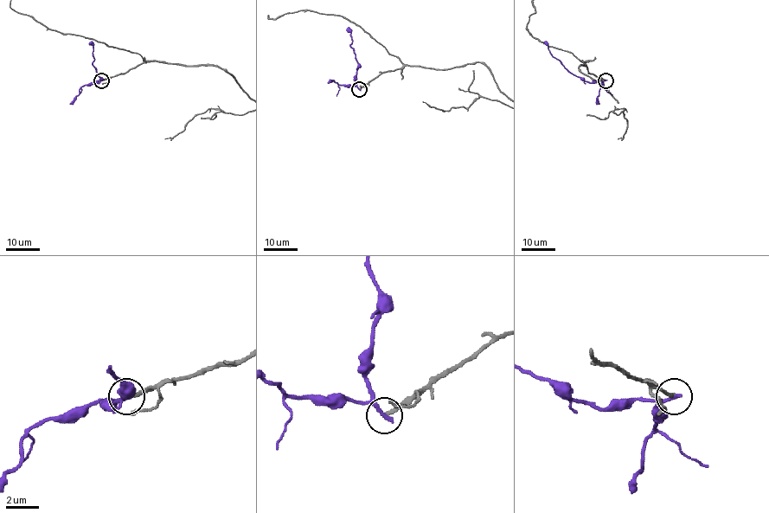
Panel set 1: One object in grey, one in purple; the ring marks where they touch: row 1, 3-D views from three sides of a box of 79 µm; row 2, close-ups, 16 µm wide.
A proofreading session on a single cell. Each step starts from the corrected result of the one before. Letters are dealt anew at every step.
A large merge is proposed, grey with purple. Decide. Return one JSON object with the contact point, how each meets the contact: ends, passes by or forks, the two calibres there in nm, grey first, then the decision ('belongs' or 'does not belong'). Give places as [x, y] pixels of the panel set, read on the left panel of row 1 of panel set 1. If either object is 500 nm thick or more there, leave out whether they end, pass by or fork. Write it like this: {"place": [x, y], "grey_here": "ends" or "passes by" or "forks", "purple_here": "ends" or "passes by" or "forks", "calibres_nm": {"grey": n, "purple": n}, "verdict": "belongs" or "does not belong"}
{"place": [101, 80], "grey_here": "ends", "purple_here": "ends", "calibres_nm": {"grey": 240, "purple": 280}, "verdict": "does not belong"}

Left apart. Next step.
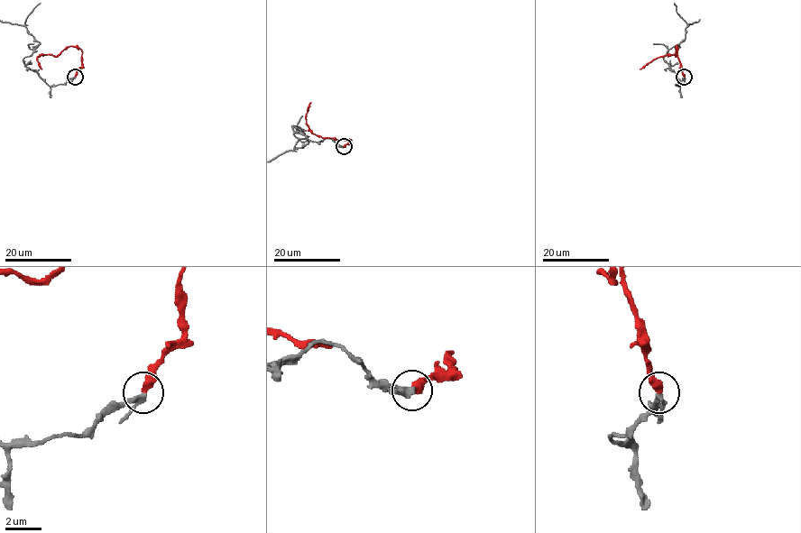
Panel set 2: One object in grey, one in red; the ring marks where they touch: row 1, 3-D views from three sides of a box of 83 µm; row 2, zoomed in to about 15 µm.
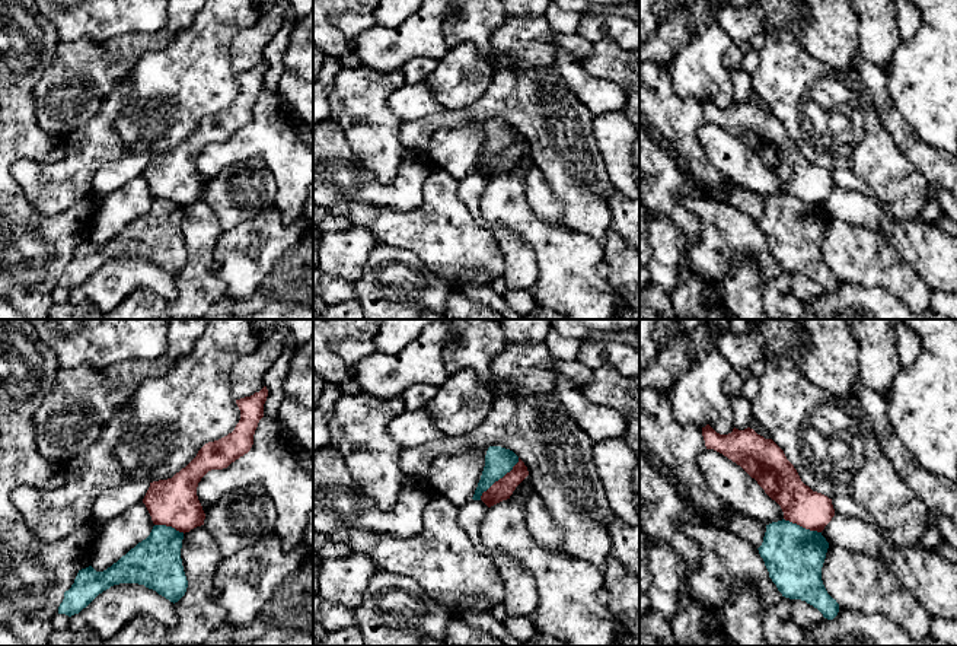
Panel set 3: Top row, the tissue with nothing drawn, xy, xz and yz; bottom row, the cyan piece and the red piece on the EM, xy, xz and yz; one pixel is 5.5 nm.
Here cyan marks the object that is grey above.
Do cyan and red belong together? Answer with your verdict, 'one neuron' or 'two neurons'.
two neurons

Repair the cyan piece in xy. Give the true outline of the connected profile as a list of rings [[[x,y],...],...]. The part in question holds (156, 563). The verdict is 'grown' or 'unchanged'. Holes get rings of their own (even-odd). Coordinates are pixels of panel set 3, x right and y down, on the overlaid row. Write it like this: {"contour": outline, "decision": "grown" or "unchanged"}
{"contour": [[[154,525],[146,540],[106,570],[96,572],[92,566],[79,570],[74,583],[64,592],[58,614],[79,614],[99,594],[119,583],[144,585],[170,602],[178,602],[188,588],[181,559],[182,540],[184,532]]], "decision": "unchanged"}

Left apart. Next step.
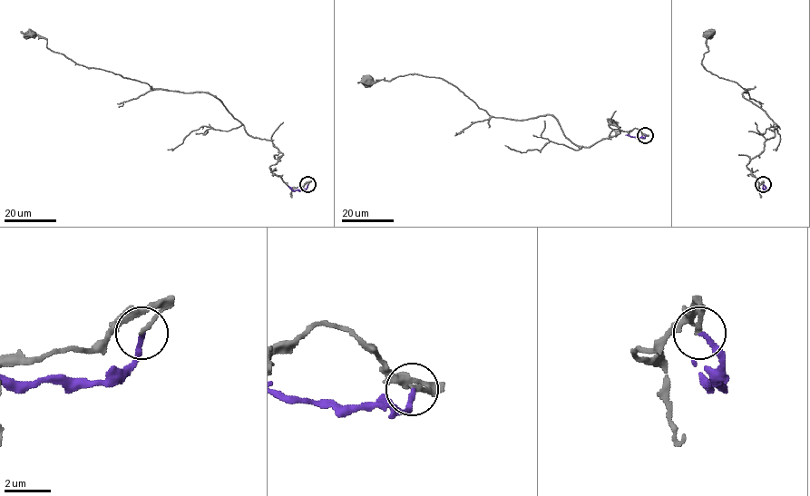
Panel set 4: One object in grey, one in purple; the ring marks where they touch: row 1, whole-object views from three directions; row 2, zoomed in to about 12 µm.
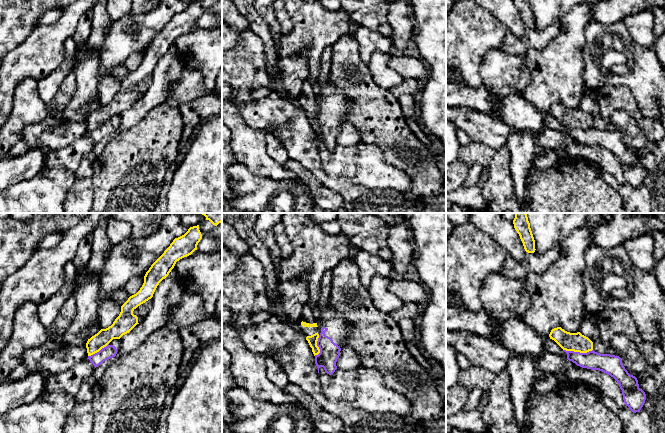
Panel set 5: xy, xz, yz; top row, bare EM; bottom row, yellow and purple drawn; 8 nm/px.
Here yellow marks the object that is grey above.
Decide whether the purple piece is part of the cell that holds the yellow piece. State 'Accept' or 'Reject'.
Reject

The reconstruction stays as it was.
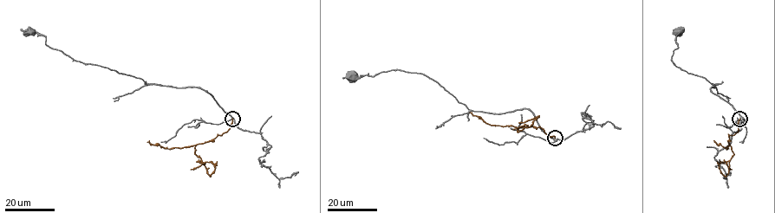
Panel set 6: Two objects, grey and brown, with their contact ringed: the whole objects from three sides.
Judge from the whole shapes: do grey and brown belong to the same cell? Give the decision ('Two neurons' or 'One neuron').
One neuron

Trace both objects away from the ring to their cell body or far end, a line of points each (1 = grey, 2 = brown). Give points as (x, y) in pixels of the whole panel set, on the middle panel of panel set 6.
1: (555, 138), (541, 129), (526, 108), (502, 113), (470, 110), (421, 74), (396, 69), (353, 76)
2: (555, 138), (549, 137), (540, 127), (521, 127), (517, 132), (529, 126), (537, 117), (518, 123)

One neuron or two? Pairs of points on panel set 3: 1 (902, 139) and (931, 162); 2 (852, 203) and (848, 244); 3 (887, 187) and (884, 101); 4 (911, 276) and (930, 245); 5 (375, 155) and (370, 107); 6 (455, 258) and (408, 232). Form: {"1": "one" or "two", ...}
{"1": "one", "2": "two", "3": "two", "4": "two", "5": "one", "6": "one"}

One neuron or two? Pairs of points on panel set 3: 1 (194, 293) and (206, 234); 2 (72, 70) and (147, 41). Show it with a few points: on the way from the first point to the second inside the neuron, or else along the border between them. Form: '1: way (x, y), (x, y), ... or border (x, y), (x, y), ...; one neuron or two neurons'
1: way (197, 279), (201, 248); one neuron
2: way (91, 56), (128, 54); one neuron

